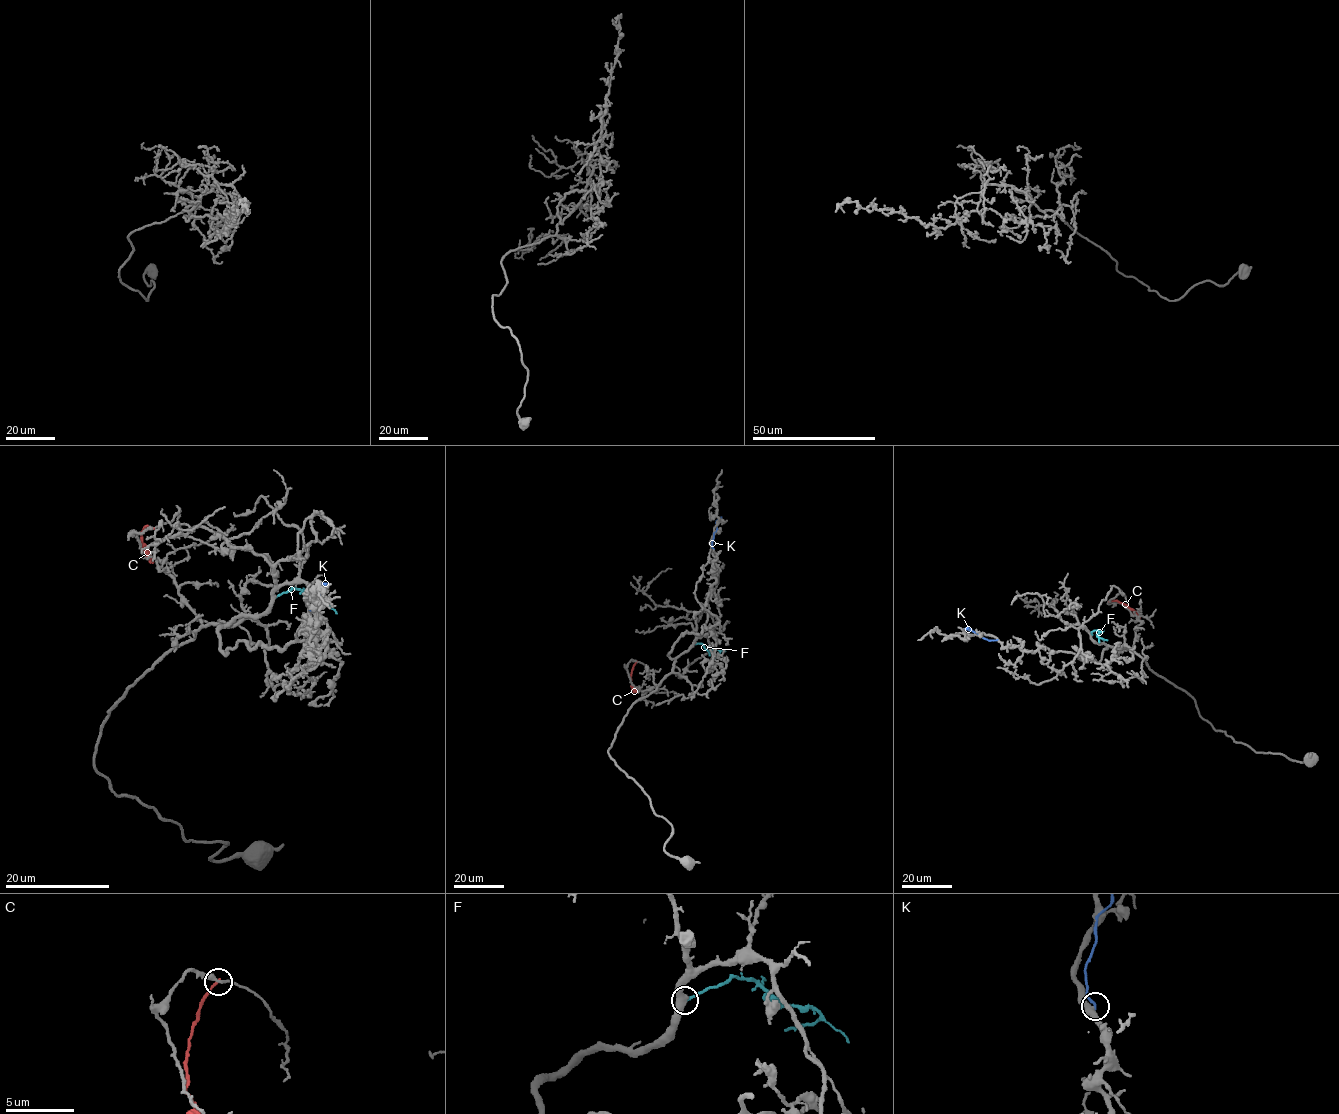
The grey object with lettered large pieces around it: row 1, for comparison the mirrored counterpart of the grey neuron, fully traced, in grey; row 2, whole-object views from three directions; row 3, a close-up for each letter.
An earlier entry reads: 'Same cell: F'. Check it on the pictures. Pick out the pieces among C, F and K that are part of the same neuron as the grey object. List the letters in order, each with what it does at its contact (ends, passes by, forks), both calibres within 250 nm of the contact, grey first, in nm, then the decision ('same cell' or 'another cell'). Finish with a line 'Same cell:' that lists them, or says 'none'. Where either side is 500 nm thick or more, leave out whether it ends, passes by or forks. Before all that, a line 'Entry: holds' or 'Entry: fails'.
Entry: holds
C: it ends; calibres 280 and 190 nm; another cell
F: it ends; calibres 440 and 190 nm; same cell
K: it ends; calibres 440 and 180 nm; another cell
Same cell: F

